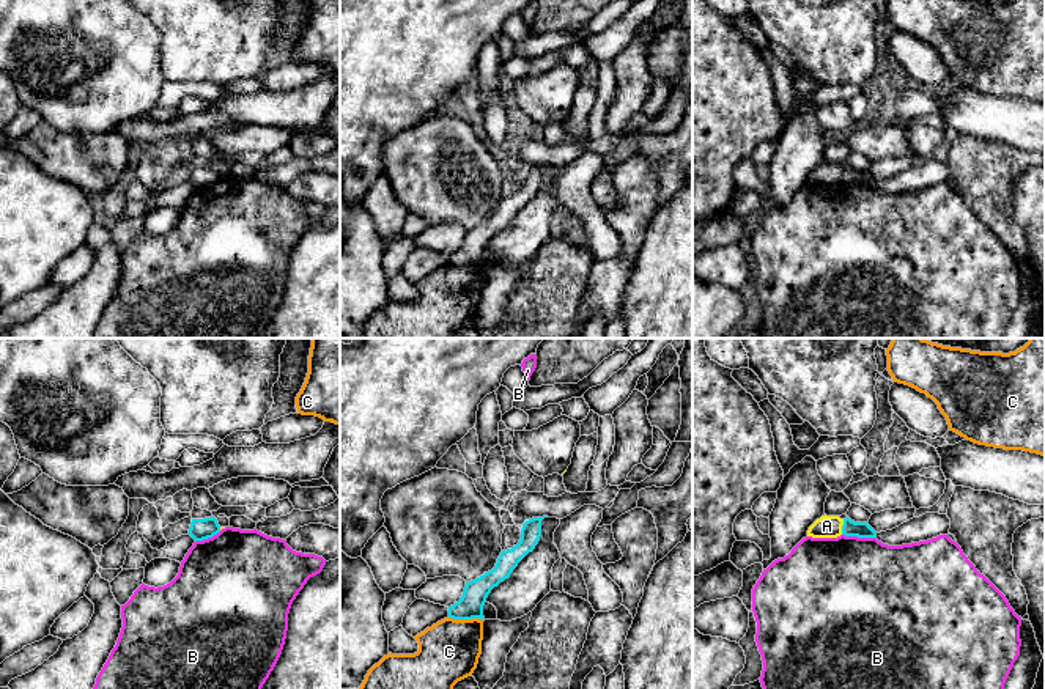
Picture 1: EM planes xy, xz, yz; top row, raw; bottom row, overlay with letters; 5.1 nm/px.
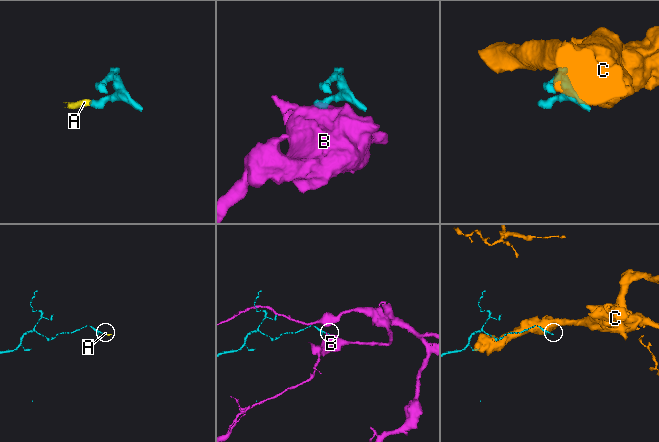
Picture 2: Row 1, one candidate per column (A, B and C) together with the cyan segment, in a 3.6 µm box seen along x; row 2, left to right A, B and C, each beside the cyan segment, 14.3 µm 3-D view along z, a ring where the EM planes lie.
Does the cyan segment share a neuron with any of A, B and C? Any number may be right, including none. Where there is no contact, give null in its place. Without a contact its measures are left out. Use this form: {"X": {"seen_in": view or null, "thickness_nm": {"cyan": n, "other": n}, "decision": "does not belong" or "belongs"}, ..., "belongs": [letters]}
{"A": {"seen_in": "yz", "thickness_nm": {"cyan": 80, "other": 110}, "decision": "does not belong"}, "B": {"seen_in": "yz", "thickness_nm": {"cyan": 80, "other": 500}, "decision": "does not belong"}, "C": {"seen_in": "xz", "thickness_nm": {"cyan": 130, "other": 320}, "decision": "does not belong"}, "belongs": []}

